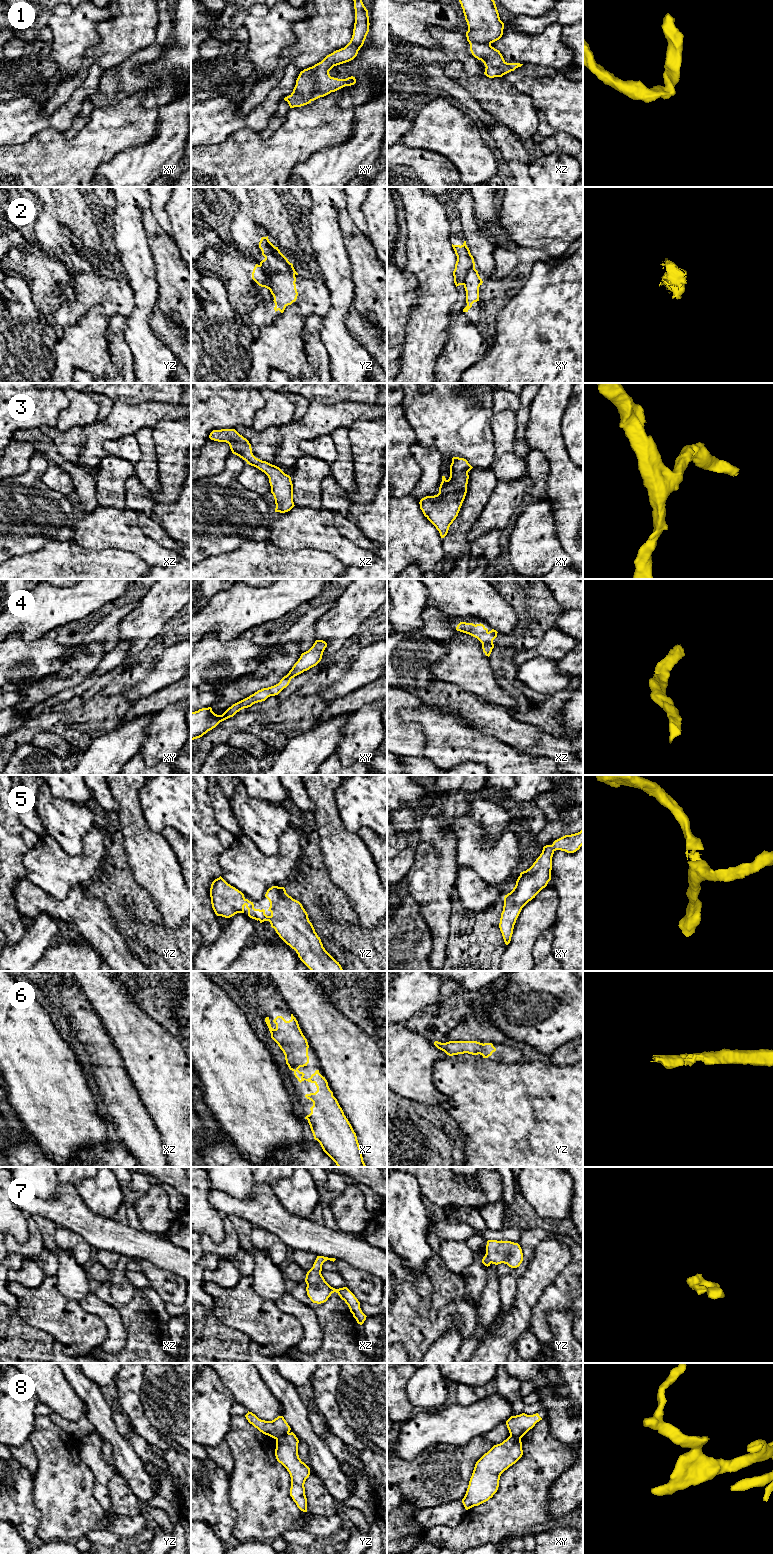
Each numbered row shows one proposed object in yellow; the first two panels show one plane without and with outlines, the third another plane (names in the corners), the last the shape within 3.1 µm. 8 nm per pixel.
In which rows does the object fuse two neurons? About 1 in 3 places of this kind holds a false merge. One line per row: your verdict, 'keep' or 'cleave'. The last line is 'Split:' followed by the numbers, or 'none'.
1: keep
2: cleave
3: keep
4: keep
5: keep
6: keep
7: keep
8: cleave
Split: 2, 8

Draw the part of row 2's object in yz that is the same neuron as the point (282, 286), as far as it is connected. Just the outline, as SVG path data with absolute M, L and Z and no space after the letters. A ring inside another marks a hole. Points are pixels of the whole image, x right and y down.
M256 264L252 272L252 279L259 286L270 290L274 297L275 312L279 310L283 313L285 308L297 299L295 274L272 273Z

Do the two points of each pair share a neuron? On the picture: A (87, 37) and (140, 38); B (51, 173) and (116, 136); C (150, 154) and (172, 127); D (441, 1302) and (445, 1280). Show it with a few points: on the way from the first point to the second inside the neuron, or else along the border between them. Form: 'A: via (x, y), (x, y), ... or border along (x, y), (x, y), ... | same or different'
A: border along (111, 17), (98, 24), (99, 41), (84, 55) | different
B: via (67, 166), (100, 140) | same
C: via (157, 147), (170, 134) | same
D: via (441, 1297), (445, 1292), (445, 1285) | same

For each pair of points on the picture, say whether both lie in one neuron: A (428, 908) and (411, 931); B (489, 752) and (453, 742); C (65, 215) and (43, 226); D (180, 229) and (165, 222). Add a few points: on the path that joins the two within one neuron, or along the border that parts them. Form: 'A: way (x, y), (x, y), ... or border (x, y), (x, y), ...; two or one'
A: border (411, 895), (419, 905), (431, 938); two
B: way (480, 748), (462, 743); one
C: border (52, 197), (55, 203), (57, 220), (72, 236); two
D: border (166, 202), (166, 213), (171, 223), (173, 239); two

